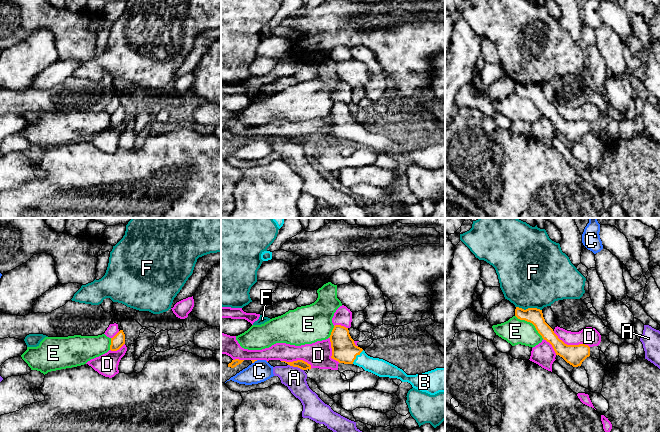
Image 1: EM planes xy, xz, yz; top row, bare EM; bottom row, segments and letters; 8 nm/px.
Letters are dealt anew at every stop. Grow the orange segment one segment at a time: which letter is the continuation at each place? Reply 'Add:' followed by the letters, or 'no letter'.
Add: B

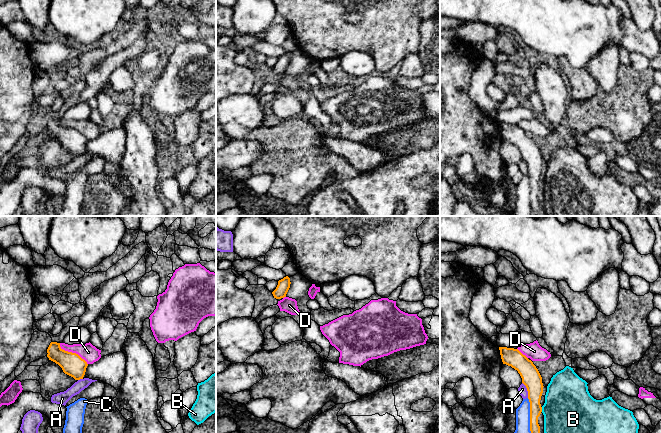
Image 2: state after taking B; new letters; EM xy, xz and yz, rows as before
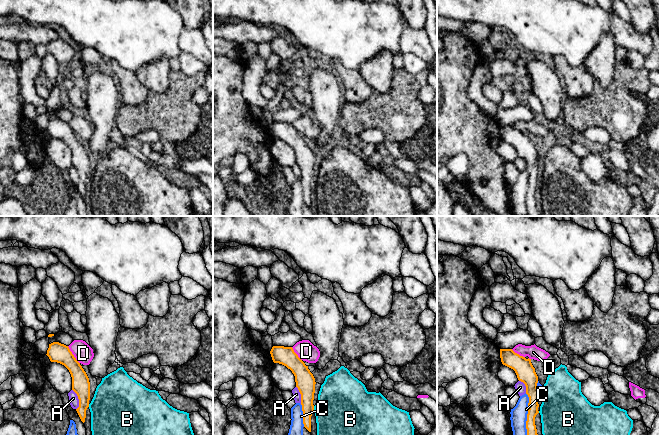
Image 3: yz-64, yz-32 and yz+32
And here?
Add: no letter

